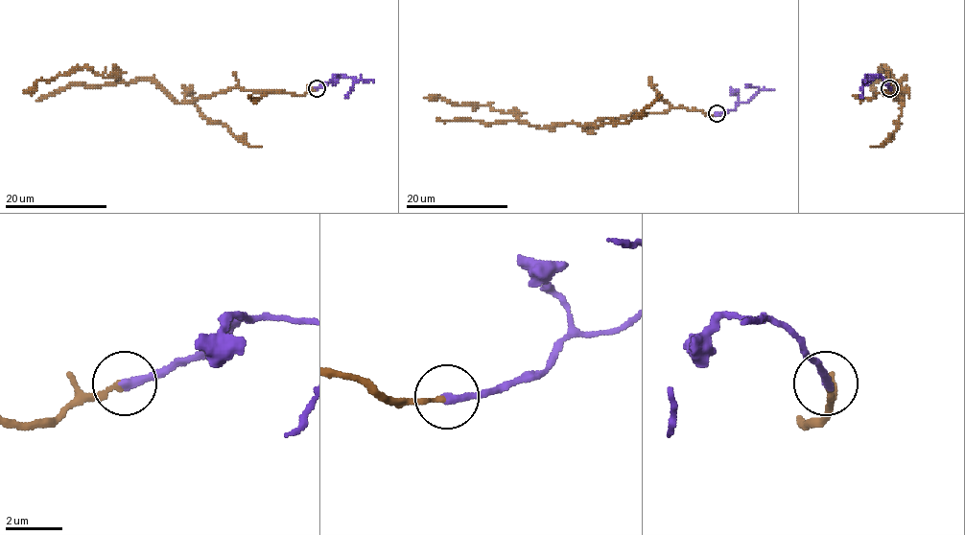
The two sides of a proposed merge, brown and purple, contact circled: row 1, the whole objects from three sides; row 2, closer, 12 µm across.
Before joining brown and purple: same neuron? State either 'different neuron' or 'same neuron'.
same neuron

